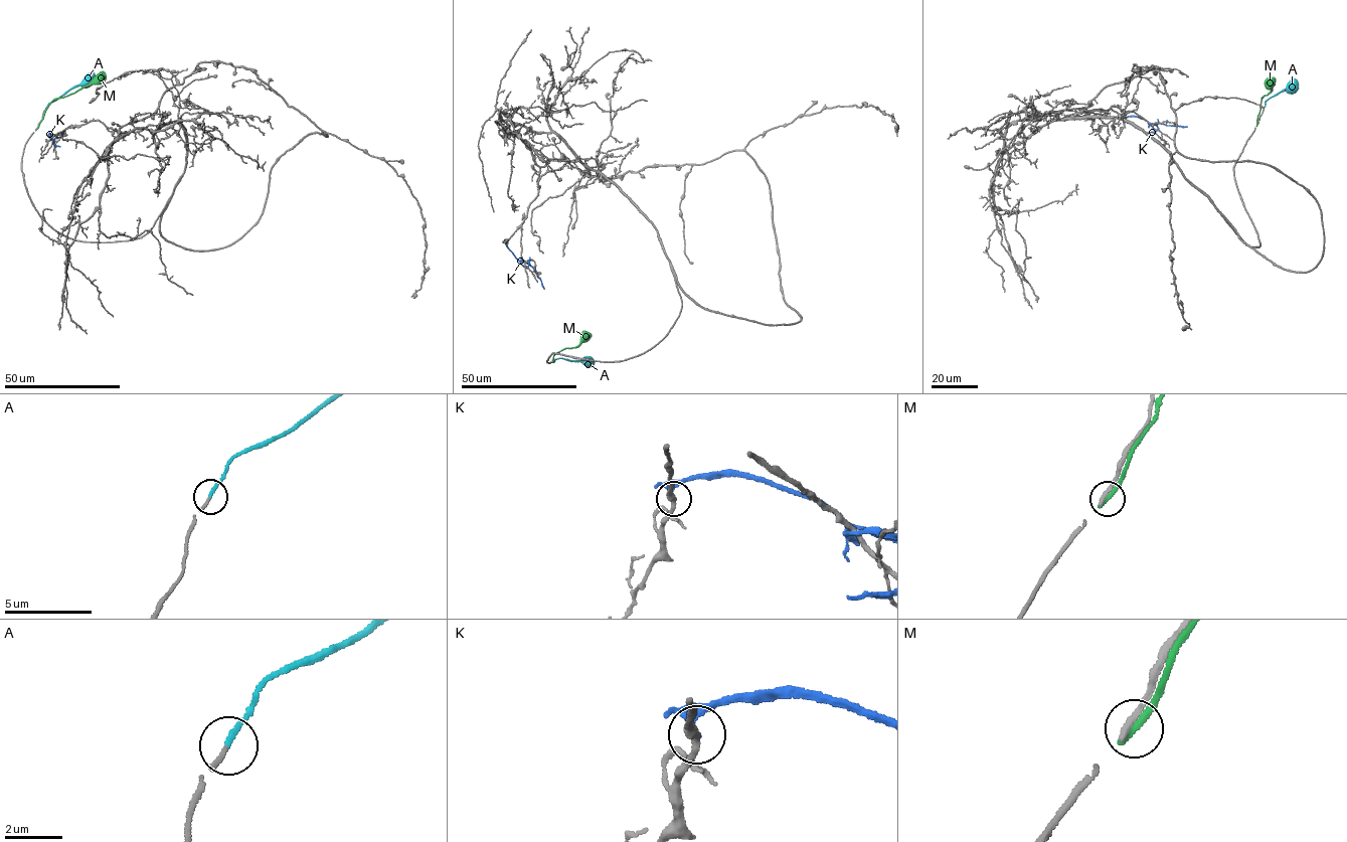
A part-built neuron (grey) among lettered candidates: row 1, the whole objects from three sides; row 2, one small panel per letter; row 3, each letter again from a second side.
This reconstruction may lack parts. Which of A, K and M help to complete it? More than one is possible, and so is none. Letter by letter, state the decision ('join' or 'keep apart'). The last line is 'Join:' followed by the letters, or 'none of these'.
A: join
K: keep apart
M: keep apart
Join: A

